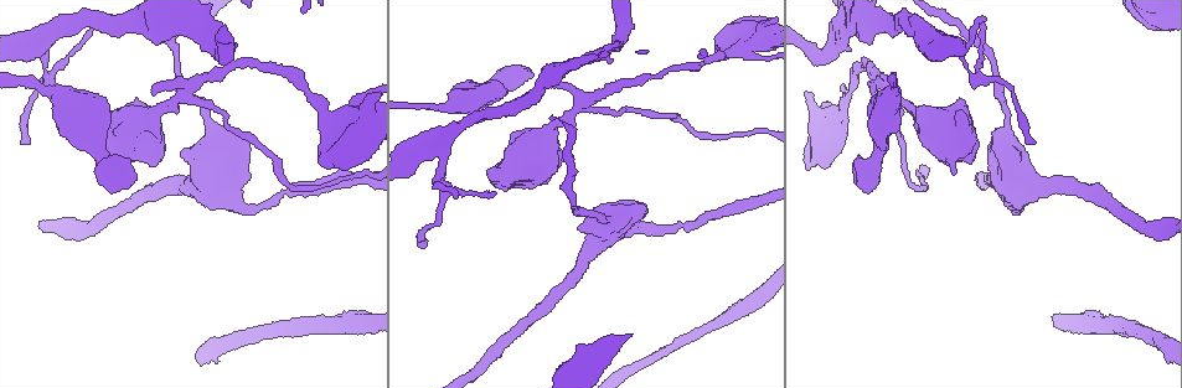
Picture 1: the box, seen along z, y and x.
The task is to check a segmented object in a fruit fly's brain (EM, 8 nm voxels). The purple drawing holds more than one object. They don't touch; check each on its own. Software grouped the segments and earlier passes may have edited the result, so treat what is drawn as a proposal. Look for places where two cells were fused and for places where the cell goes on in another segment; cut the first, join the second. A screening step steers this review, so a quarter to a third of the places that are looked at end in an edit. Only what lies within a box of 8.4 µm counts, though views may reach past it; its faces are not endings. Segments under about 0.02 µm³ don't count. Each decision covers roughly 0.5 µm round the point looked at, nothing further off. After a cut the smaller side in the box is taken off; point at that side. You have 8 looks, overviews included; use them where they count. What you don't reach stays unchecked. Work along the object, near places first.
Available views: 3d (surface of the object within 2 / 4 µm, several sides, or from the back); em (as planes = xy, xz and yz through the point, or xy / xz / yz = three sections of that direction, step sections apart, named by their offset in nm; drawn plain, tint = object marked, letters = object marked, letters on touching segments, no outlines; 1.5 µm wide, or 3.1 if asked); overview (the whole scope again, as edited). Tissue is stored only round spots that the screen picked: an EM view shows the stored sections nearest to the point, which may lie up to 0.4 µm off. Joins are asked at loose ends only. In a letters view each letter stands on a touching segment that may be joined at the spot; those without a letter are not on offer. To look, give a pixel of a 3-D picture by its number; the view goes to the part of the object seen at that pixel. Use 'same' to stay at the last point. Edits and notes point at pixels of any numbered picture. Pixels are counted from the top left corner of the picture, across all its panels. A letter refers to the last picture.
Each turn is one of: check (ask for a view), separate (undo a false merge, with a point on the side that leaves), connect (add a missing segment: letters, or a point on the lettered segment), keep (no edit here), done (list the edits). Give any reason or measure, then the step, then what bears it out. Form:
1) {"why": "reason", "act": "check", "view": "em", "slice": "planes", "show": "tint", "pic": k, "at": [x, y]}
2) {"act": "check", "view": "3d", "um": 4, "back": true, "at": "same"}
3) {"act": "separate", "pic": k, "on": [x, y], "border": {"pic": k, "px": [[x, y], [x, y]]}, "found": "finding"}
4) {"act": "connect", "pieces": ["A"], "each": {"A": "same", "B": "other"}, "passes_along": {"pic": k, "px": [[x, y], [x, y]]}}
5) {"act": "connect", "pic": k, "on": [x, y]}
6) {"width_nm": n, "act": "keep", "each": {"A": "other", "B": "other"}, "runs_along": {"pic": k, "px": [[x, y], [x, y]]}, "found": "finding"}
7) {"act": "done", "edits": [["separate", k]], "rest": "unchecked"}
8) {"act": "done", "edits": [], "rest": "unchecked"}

{"why": "free end", "act": "check", "view": "em", "slice": "xz", "step": 4, "show": "letters", "pic": 1, "at": [29, 143]}

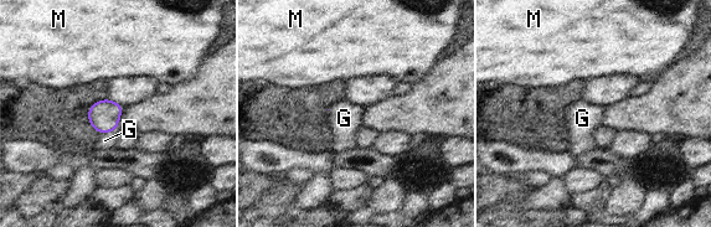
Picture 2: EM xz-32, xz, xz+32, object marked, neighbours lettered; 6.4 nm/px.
{"act": "check", "view": "em", "slice": "planes", "show": "letters", "at": "same"}

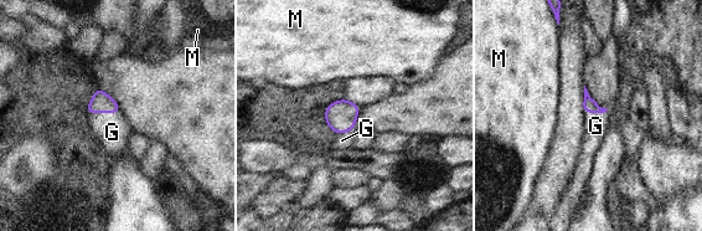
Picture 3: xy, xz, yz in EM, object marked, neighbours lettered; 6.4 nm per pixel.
{"act": "connect", "pieces": ["G"], "each": {"G": "same", "M": "other"}, "passes_along": {"pic": 3, "px": [[101, 103], [103, 112], [112, 132]]}, "found": "it goes on there"}

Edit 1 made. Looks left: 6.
{"why": "calibre changes", "act": "check", "view": "em", "slice": "xy", "step": 8, "show": "letters", "pic": 1, "at": [46, 89]}

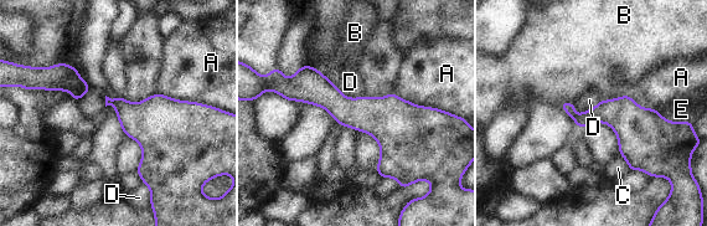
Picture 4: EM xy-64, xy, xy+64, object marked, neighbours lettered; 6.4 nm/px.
{"act": "keep", "each": {"A": "other", "B": "other", "C": "other", "D": "other", "E": "other"}, "found": "all the same cell"}

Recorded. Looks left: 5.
{"why": "tapers out", "act": "check", "view": "3d", "um": 4, "pic": 1, "at": [154, 91]}

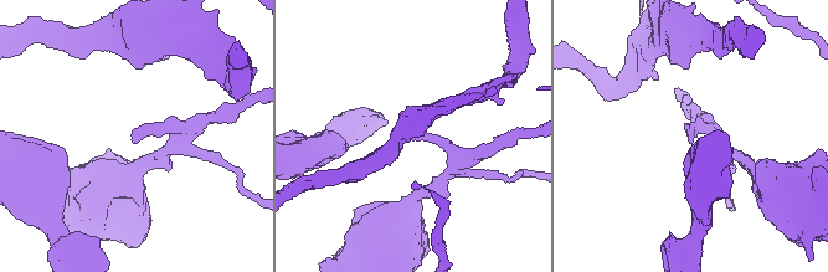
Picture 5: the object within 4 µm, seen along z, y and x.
{"why": "now the EM", "act": "check", "view": "em", "slice": "yz", "step": 8, "show": "tint", "pic": 5, "at": [692, 141]}

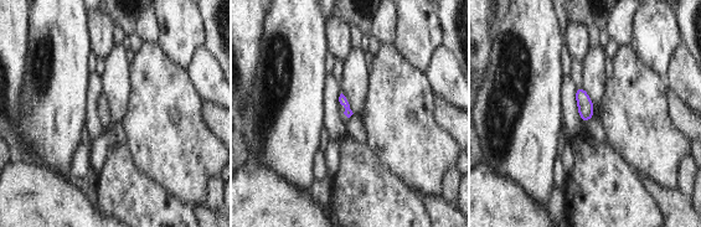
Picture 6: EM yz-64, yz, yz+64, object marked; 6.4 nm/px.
{"act": "check", "view": "em", "slice": "planes", "show": "letters", "at": "same"}

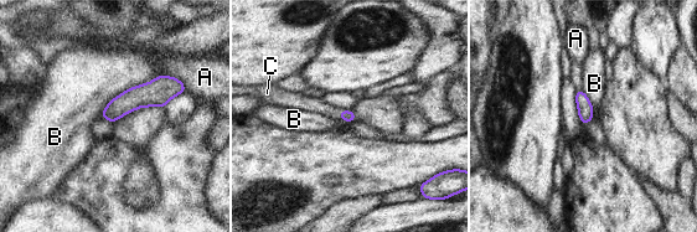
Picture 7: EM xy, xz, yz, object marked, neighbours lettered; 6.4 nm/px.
{"act": "connect", "pieces": ["C"], "each": {"A": "other", "B": "other", "C": "same"}, "passes_along": {"pic": 7, "px": [[349, 116], [339, 114], [303, 102]]}, "found": "the cell continues"}

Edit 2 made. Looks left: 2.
{"act": "done", "edits": [["connect", 3], ["connect", 7]], "rest": "unchecked"}

